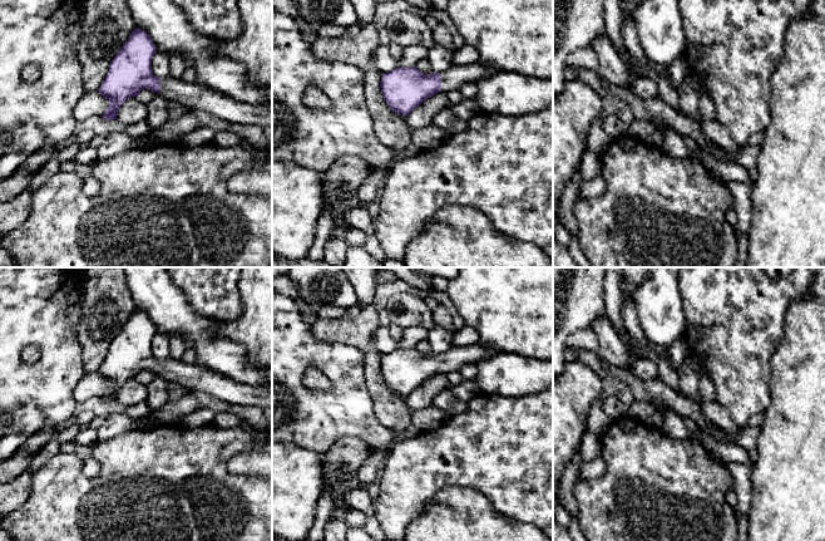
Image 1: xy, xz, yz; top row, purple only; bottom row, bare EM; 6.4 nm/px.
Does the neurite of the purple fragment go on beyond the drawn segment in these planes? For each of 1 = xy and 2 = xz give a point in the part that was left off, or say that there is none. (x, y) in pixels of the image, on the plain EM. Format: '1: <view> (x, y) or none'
1: xy (196, 379)
2: xz (453, 359)

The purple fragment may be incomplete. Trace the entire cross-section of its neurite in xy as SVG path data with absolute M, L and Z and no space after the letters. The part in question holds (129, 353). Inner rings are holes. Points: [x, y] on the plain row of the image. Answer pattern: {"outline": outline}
{"outline": "M135 309L110 343L98 372L109 383L108 390L100 398L107 402L117 400L120 387L147 369L191 393L204 393L231 404L272 410L272 388L242 384L197 363L187 364L171 356L155 358L152 353L155 334L157 329L150 318Z"}

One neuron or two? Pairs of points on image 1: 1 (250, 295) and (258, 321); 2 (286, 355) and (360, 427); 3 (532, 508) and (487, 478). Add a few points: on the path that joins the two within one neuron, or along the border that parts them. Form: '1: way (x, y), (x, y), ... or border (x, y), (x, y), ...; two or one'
1: way (256, 301), (258, 304), (258, 315); one
2: way (287, 379), (322, 414), (336, 414); one
3: way (520, 497), (502, 478), (498, 478); one

